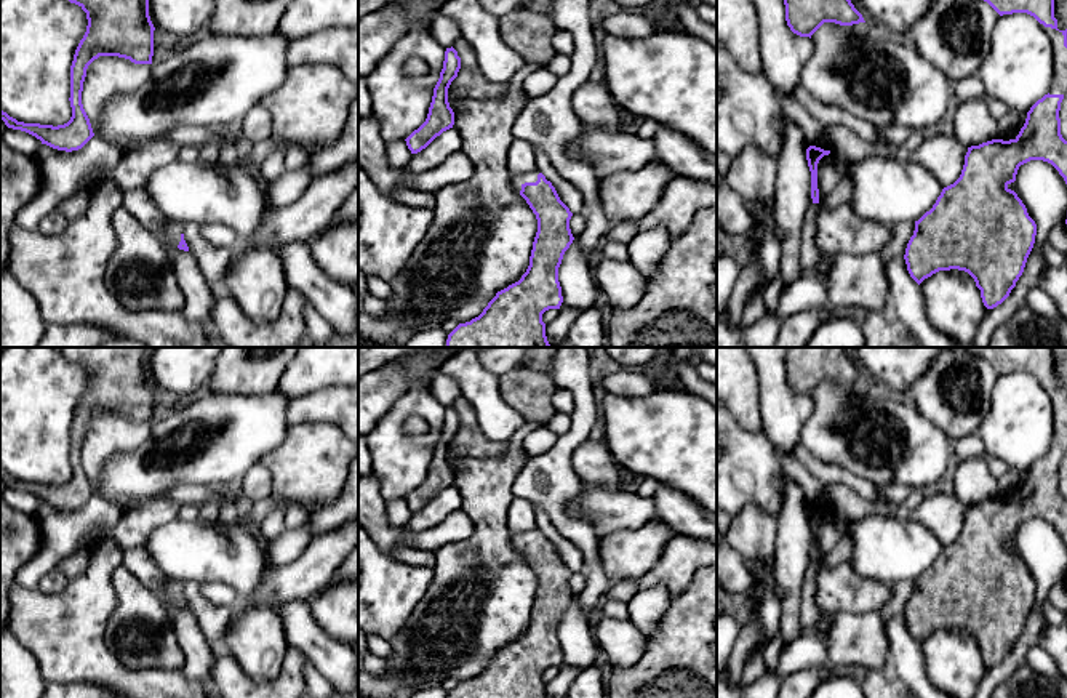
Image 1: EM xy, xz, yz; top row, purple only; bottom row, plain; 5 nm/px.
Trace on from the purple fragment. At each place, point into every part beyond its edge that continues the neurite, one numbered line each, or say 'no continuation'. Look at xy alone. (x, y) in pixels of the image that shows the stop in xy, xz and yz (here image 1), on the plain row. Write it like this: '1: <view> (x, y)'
1: xy (171, 591)

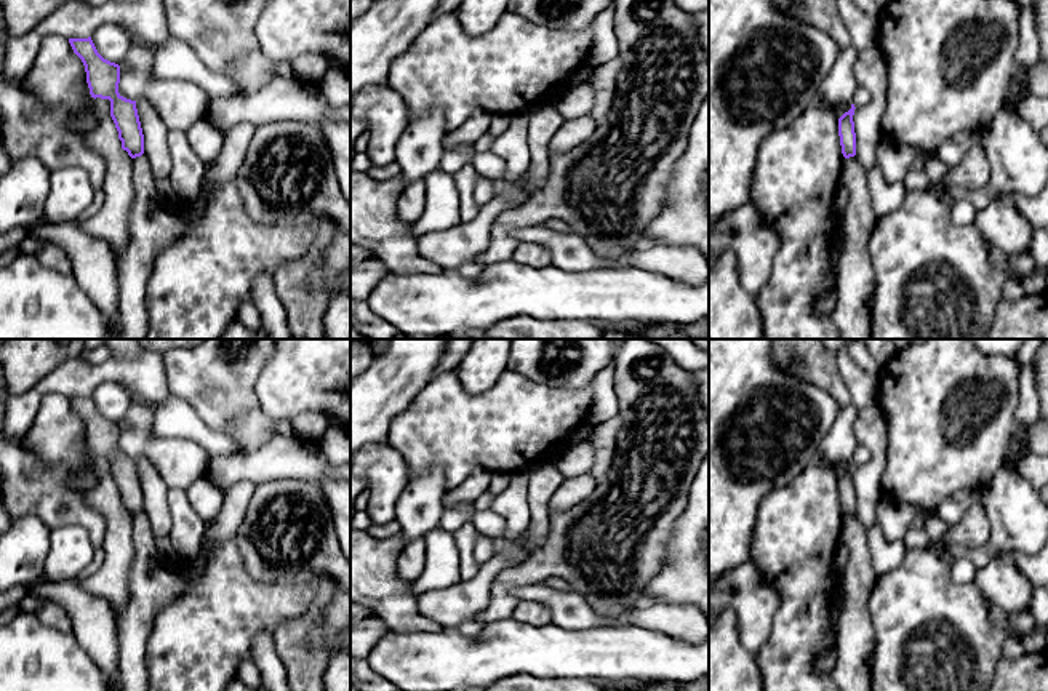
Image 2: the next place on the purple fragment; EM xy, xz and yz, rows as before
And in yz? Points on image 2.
no continuation

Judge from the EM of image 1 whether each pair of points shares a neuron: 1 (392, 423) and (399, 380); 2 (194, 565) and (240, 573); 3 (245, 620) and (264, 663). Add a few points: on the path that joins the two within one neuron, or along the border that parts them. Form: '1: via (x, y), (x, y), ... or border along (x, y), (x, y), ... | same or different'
1: border along (427, 377), (416, 378), (375, 426) | different
2: via (205, 565), (229, 565) | same
3: via (251, 631), (261, 652) | same

